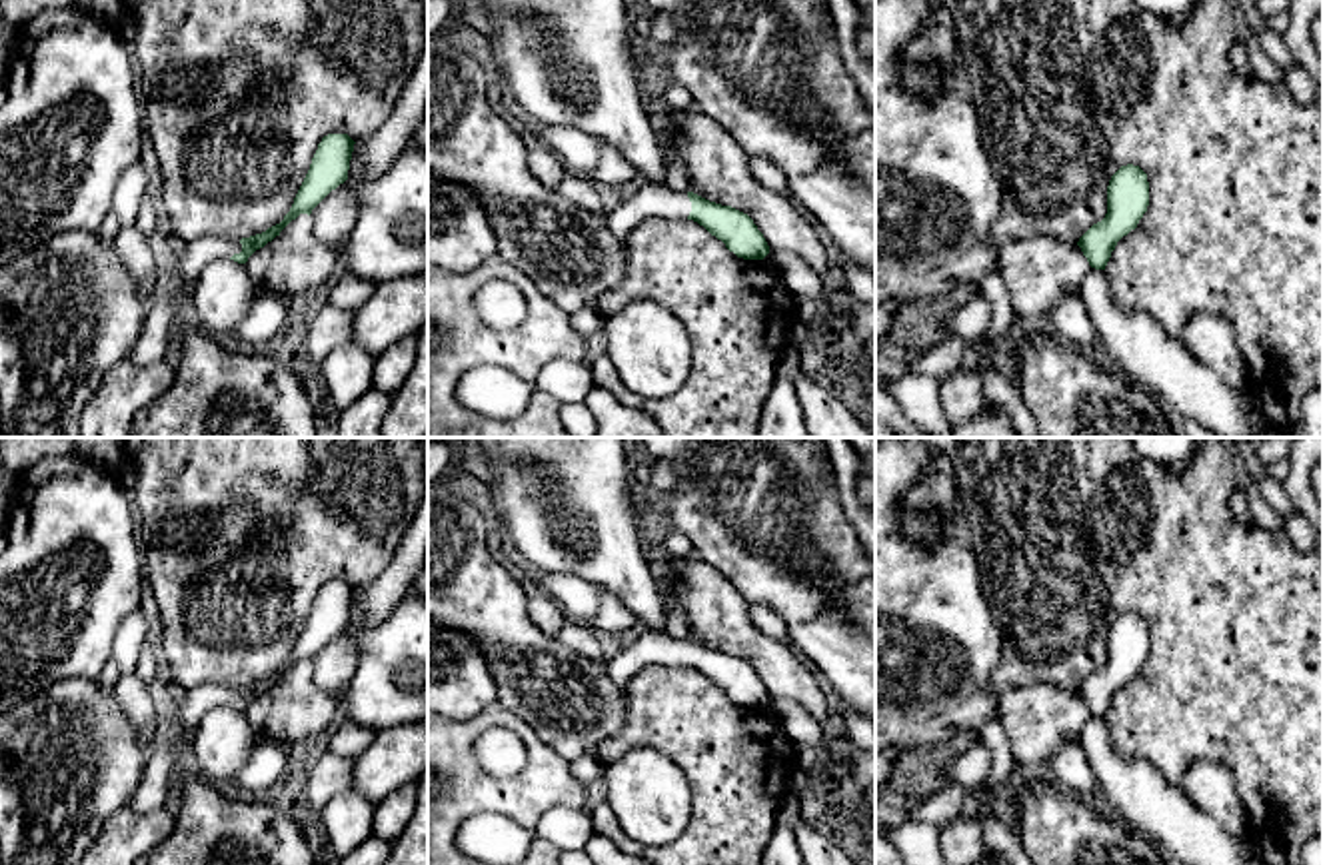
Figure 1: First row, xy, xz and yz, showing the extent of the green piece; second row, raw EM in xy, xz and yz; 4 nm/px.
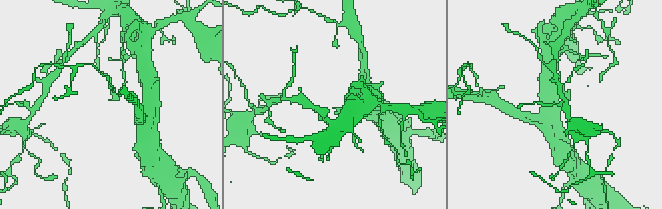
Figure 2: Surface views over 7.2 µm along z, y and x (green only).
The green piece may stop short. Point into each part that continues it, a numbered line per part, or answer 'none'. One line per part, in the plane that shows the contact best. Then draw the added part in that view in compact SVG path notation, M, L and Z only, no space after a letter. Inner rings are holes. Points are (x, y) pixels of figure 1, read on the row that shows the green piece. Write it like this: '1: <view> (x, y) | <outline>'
1: xz (650, 202) | M652 184L642 186L626 198L612 214L608 224L614 236L626 244L630 232L644 220L687 220L691 202L687 192L663 190Z

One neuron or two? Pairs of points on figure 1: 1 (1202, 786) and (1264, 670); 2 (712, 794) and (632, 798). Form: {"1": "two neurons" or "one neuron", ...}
{"1": "two neurons", "2": "two neurons"}

